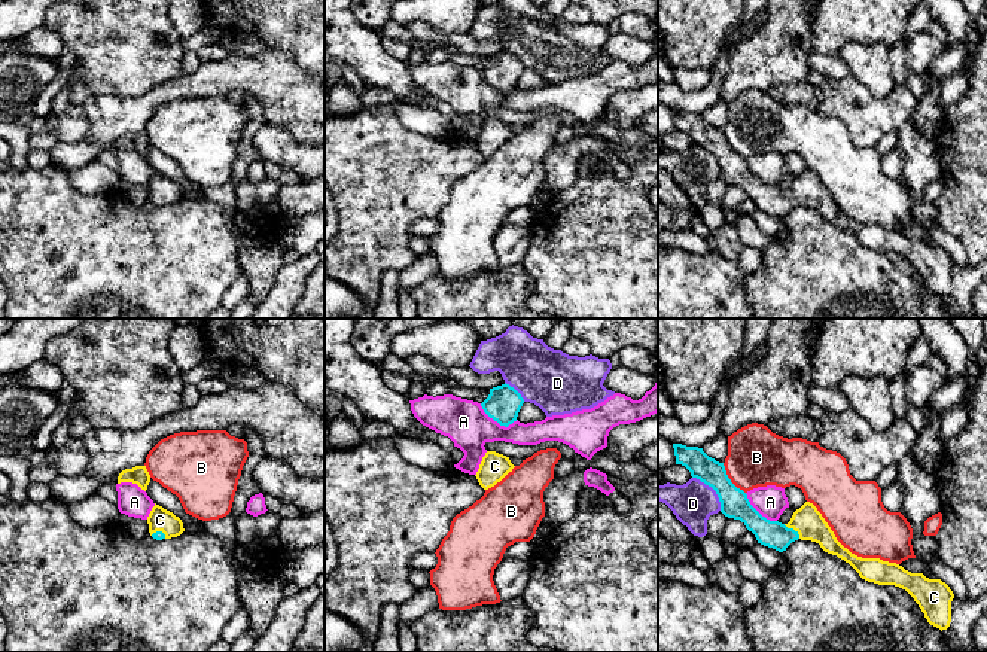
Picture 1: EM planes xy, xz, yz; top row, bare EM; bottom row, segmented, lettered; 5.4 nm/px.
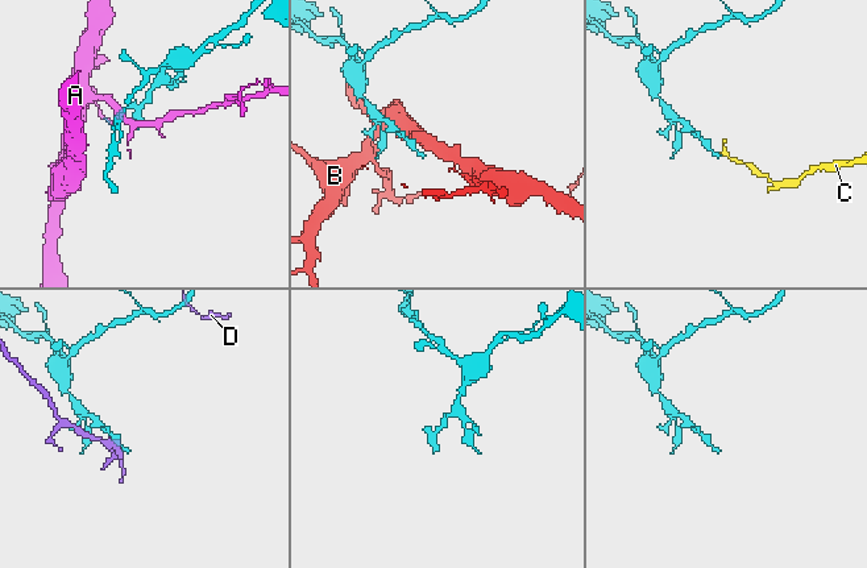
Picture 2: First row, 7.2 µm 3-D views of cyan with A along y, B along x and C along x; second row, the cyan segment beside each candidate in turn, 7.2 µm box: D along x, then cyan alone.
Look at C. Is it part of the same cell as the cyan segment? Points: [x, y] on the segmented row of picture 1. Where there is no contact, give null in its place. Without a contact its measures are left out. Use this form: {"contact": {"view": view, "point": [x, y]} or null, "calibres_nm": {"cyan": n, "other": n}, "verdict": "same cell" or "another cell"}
{"contact": {"view": "yz", "point": [792, 529]}, "calibres_nm": {"cyan": 150, "other": 160}, "verdict": "same cell"}

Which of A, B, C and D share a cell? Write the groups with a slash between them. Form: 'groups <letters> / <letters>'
groups A / B / C / D

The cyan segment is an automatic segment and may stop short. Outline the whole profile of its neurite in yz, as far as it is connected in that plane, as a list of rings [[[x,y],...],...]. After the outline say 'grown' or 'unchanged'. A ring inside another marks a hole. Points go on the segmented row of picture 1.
[[[673,444],[673,448],[676,464],[685,466],[692,478],[712,487],[719,497],[721,512],[728,518],[740,520],[755,534],[758,543],[783,552],[798,539],[816,542],[825,552],[849,563],[862,579],[905,589],[930,625],[941,631],[950,627],[954,594],[941,579],[911,573],[896,563],[852,554],[837,540],[822,514],[810,502],[796,509],[788,524],[770,521],[750,505],[747,494],[731,482],[724,463],[709,457],[698,447]]] | grown

